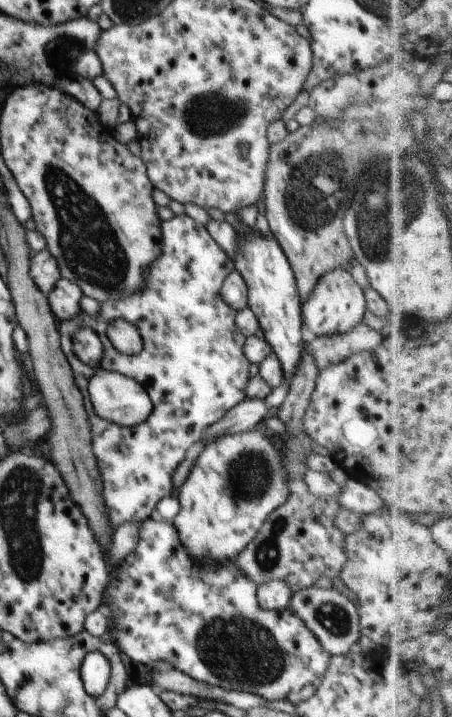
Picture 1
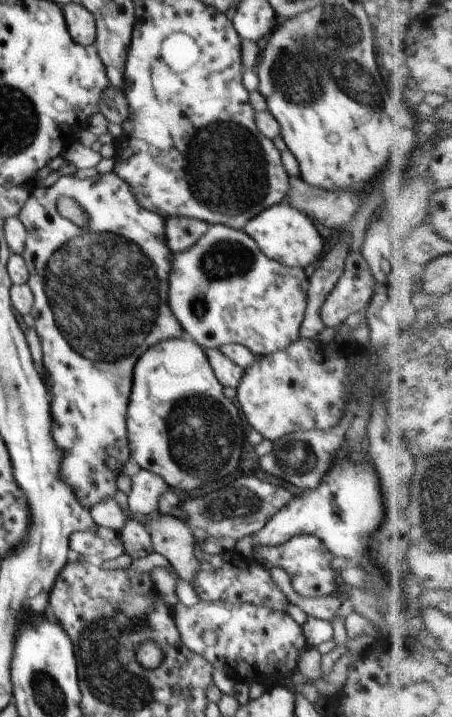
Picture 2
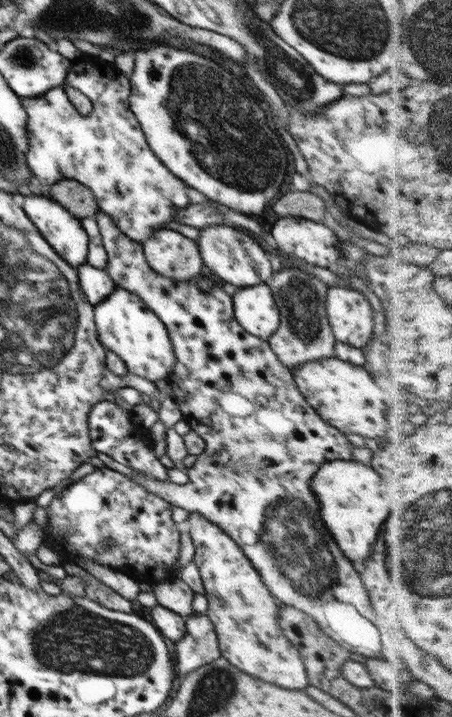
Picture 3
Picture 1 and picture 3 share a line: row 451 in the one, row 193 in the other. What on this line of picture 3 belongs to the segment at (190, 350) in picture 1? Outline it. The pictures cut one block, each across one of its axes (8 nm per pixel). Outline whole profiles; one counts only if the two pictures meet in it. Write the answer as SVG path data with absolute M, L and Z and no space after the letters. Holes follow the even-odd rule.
M84 55L81 58L74 58L71 61L70 69L68 70L68 75L64 79L64 83L60 86L55 86L54 89L48 90L41 98L30 99L24 98L21 100L23 110L26 111L28 116L28 121L26 121L26 132L28 132L28 140L30 140L30 149L26 153L26 163L28 169L30 170L31 176L35 181L35 186L42 186L42 190L46 190L47 187L53 185L62 179L72 179L82 183L87 186L94 194L99 210L110 215L112 221L116 223L116 226L121 229L121 231L132 240L136 242L143 243L147 238L150 238L151 234L154 234L160 224L168 224L174 220L174 216L178 212L182 212L186 206L190 206L190 200L188 199L188 194L186 194L186 183L182 179L176 177L164 164L157 158L157 156L152 152L152 149L147 143L145 134L141 128L141 124L138 122L135 114L130 111L129 108L129 97L130 97L130 82L129 77L124 75L117 67L111 64L106 64L102 62L100 57L87 56ZM66 88L75 88L82 94L86 95L90 101L92 101L92 112L87 115L81 115L76 108L71 104L68 96L66 94Z

